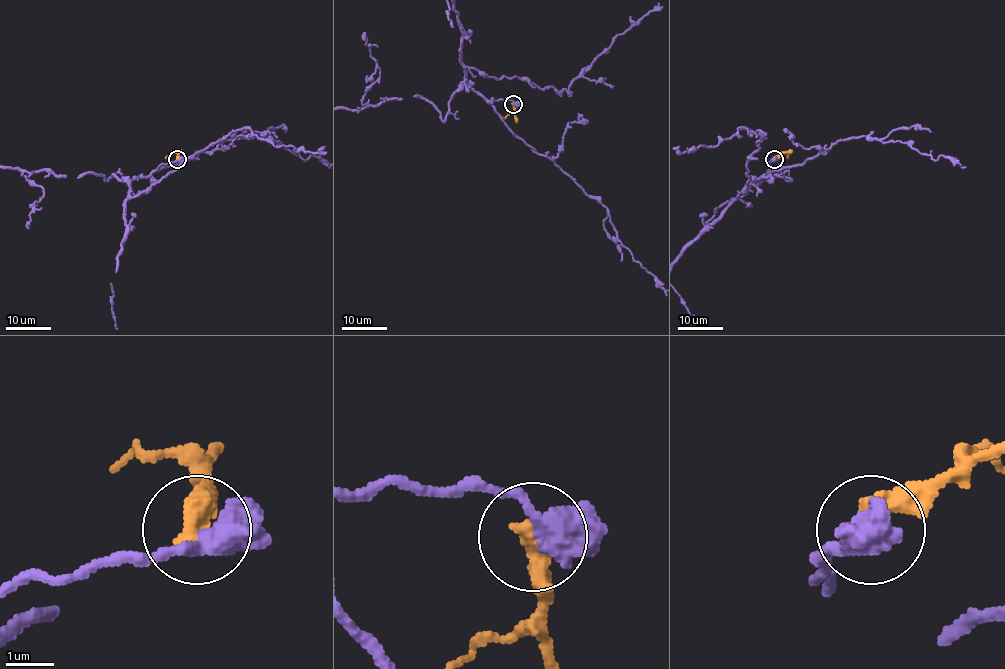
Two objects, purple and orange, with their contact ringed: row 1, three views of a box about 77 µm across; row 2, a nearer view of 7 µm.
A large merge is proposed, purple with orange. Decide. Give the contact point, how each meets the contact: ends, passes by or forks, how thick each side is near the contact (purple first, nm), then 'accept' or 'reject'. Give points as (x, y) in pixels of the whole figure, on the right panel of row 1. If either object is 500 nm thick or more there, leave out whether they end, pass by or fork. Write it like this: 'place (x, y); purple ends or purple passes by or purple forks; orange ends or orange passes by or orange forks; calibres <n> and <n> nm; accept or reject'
place (774, 159); purple passes by; orange ends; calibres 460 and 480 nm; accept

